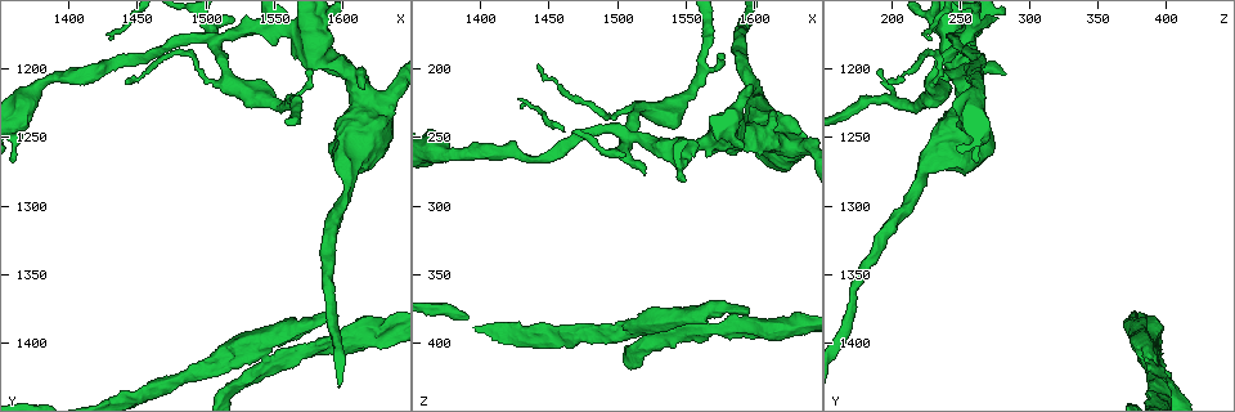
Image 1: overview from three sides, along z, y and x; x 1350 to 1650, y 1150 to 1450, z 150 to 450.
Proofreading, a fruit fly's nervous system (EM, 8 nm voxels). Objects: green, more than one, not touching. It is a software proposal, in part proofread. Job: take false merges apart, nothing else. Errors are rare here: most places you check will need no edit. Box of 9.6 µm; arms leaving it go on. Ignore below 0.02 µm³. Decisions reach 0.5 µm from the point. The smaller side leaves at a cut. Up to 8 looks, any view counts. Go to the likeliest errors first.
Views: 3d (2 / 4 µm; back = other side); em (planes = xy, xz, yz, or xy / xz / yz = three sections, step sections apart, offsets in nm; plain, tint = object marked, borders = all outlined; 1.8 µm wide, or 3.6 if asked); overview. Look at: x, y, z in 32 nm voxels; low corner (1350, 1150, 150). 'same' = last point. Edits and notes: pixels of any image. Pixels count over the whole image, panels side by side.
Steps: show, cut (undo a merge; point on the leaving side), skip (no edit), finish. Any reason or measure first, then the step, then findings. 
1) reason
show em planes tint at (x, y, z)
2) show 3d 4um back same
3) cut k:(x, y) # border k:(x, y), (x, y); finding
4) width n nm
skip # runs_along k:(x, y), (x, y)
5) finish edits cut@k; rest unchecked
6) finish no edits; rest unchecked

looks like a crossing
show 3d 4um at (1506, 1180, 248)

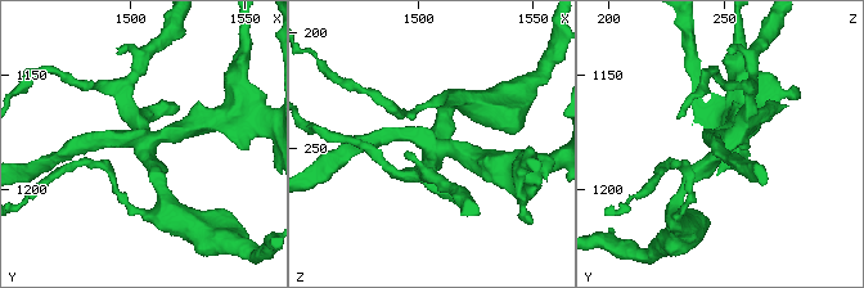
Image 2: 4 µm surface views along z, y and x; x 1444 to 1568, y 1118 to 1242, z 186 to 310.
need the tissue
show em xz step 16 tint at (1507, 1178, 250)

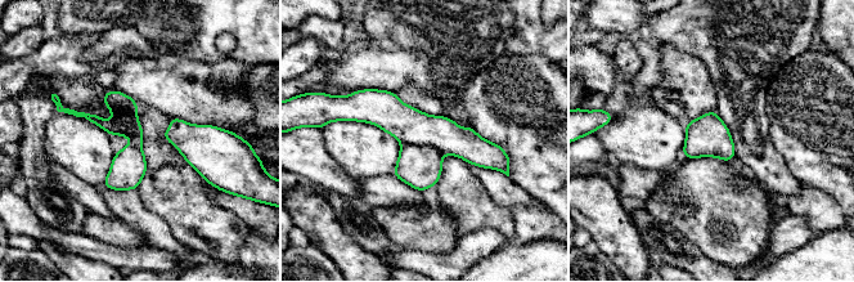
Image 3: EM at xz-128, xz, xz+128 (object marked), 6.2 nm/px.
another direction
show em planes tint same

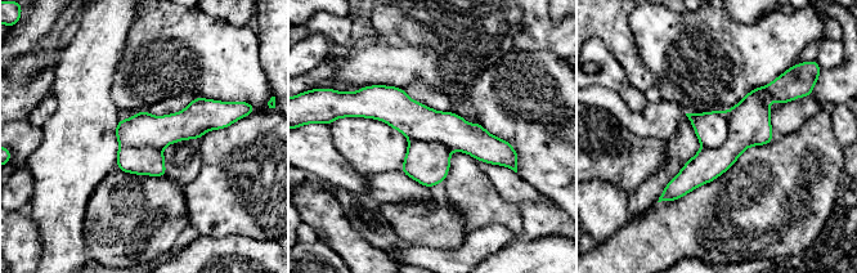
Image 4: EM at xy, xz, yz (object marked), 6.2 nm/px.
cut 4:(749, 121) # part_leaving 4:(780, 85), (714, 162), (668, 189); two cells meet here

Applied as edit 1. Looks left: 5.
show overview

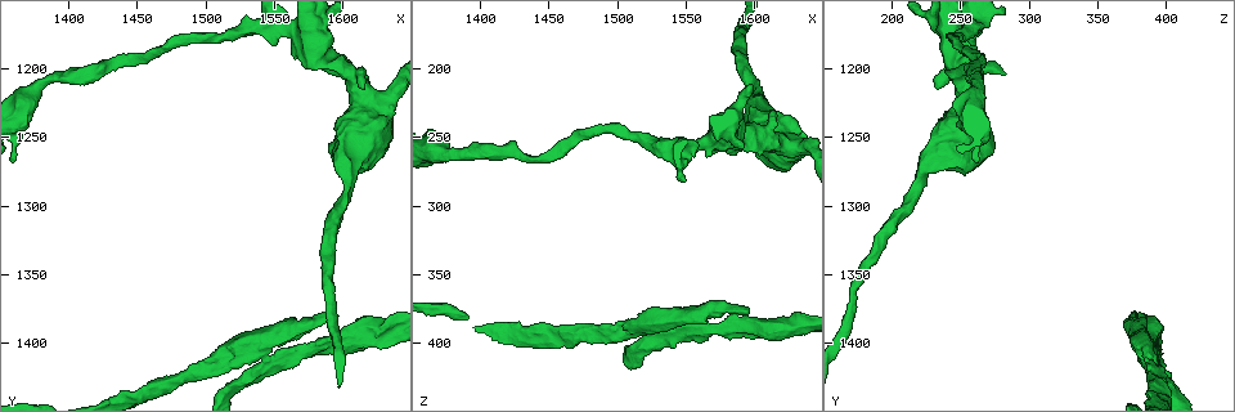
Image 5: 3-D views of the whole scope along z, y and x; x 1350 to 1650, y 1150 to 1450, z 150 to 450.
thick turns thin
show 3d 4um back at (1620, 1226, 256)

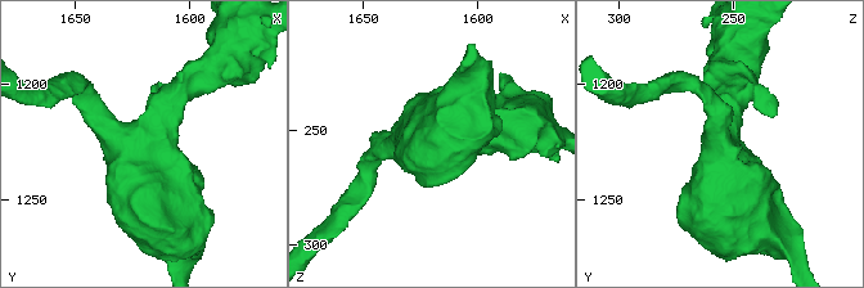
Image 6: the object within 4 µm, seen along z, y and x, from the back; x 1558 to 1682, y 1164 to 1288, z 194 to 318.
need the tissue
show em planes tint at (1620, 1228, 254)

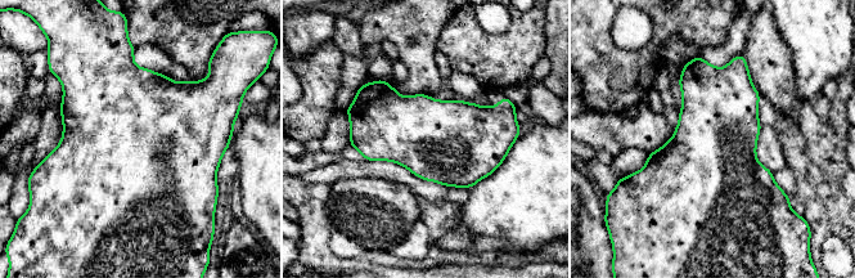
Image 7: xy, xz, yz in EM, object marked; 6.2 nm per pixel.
skip # one cell here

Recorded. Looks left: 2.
calibre changes
show em 3.6um planes plain at (1632, 1388, 386)

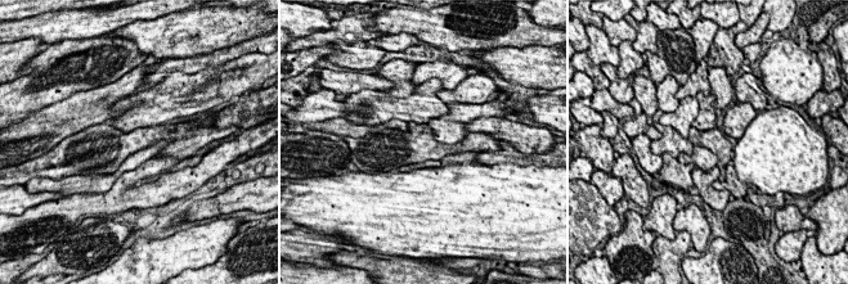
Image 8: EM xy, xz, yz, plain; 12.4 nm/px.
show em 3.6um planes tint same

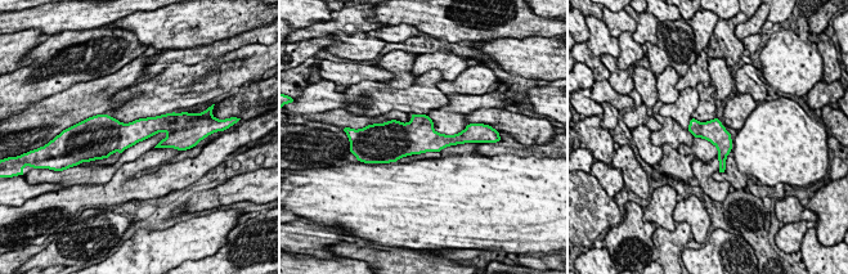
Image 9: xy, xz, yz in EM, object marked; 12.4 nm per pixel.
skip # continuous, no second cell

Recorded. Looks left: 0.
finish edits cut@4; rest unchecked

